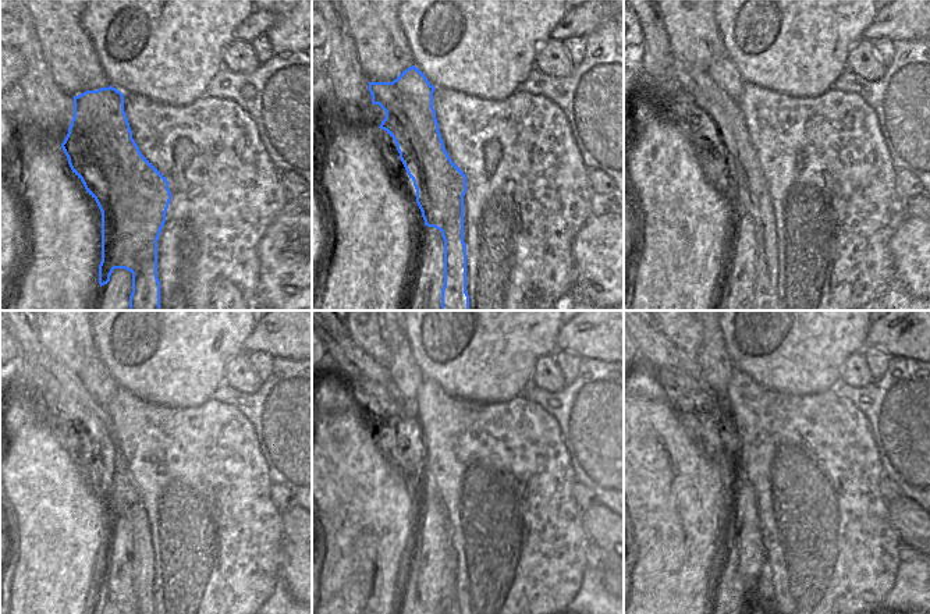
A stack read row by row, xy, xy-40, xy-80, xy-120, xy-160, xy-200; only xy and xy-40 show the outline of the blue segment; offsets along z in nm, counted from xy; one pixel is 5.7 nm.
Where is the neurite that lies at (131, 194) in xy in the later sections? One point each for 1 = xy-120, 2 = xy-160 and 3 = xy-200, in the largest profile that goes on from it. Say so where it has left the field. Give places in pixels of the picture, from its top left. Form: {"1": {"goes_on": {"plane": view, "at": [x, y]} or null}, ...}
{"1": {"goes_on": {"plane": "xy-120", "at": [123, 496]}}, "2": {"goes_on": {"plane": "xy-160", "at": [348, 362]}}, "3": {"goes_on": {"plane": "xy-200", "at": [656, 352]}}}

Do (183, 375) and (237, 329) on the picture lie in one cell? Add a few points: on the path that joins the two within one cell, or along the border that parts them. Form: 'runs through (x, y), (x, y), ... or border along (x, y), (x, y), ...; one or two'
runs through (190, 359), (222, 329); one

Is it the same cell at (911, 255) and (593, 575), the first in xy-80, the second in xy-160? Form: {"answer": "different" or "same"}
{"answer": "different"}

